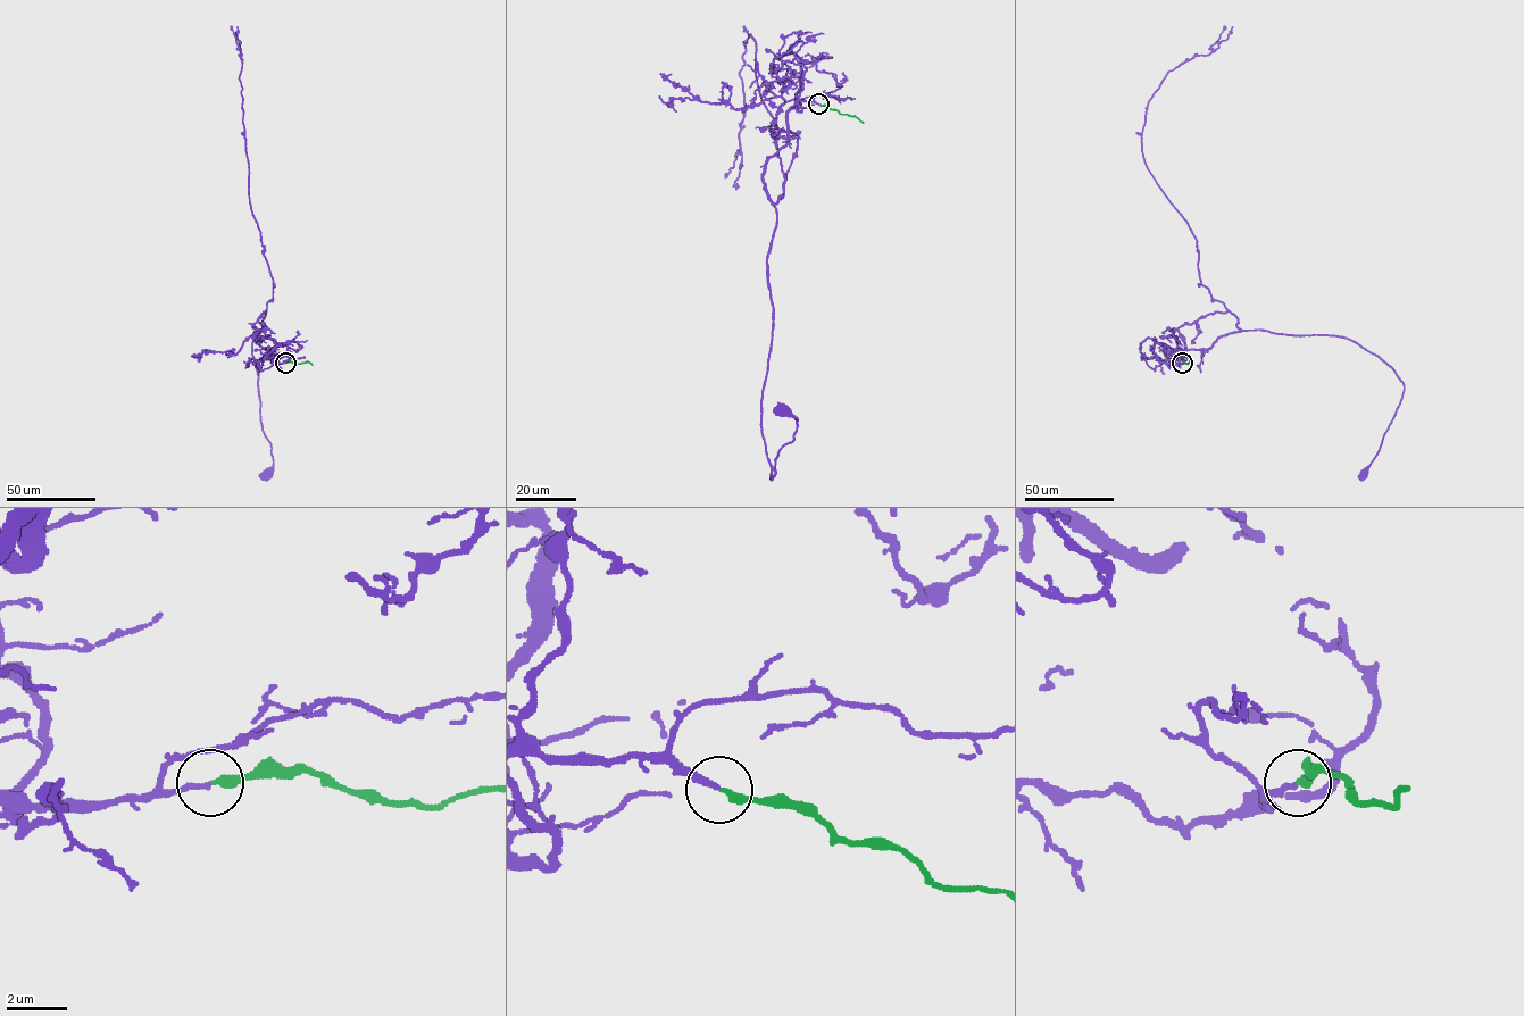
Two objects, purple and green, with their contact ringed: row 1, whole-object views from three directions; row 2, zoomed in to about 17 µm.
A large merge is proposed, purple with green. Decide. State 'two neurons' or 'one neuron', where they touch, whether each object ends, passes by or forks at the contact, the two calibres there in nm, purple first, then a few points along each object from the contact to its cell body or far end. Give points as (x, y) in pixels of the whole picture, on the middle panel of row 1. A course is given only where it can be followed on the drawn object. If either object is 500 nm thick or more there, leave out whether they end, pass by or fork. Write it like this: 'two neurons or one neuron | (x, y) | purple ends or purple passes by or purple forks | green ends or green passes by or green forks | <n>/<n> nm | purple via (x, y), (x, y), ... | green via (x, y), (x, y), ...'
one neuron | (818, 103) | purple ends | green ends | 190/280 nm | purple via (818, 103), (788, 111), (788, 142), (763, 175), (775, 208), (762, 425), (772, 480), (796, 431), (783, 409) | green via (818, 103), (856, 117), (863, 123)

